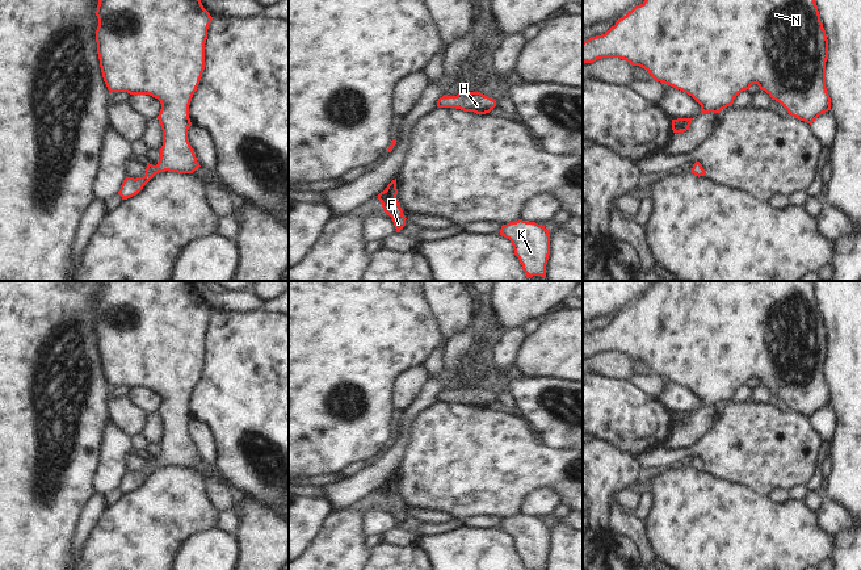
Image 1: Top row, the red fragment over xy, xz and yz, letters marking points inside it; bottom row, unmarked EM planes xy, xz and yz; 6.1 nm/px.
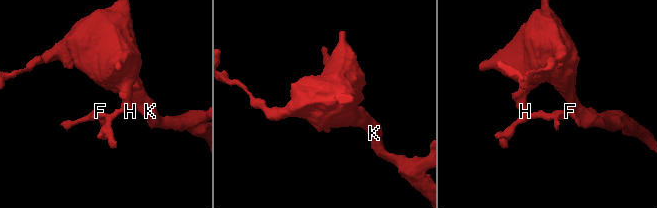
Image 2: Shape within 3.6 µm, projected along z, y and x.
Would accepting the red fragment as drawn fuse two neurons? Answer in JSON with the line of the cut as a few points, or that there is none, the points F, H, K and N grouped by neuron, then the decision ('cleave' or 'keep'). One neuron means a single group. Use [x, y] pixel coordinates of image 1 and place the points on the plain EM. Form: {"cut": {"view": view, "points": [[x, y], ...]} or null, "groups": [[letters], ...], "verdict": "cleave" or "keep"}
{"cut": null, "groups": [["F", "H", "K", "N"]], "verdict": "keep"}

